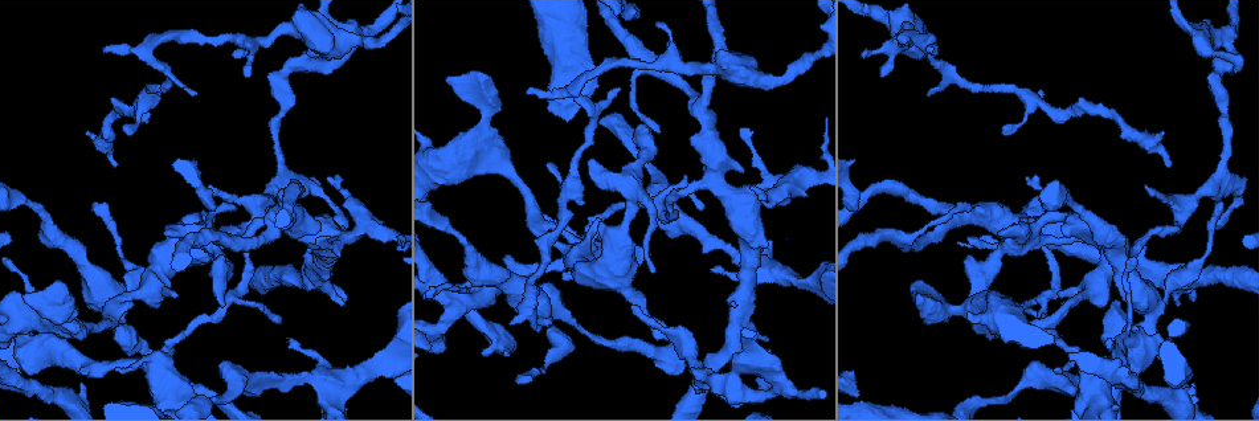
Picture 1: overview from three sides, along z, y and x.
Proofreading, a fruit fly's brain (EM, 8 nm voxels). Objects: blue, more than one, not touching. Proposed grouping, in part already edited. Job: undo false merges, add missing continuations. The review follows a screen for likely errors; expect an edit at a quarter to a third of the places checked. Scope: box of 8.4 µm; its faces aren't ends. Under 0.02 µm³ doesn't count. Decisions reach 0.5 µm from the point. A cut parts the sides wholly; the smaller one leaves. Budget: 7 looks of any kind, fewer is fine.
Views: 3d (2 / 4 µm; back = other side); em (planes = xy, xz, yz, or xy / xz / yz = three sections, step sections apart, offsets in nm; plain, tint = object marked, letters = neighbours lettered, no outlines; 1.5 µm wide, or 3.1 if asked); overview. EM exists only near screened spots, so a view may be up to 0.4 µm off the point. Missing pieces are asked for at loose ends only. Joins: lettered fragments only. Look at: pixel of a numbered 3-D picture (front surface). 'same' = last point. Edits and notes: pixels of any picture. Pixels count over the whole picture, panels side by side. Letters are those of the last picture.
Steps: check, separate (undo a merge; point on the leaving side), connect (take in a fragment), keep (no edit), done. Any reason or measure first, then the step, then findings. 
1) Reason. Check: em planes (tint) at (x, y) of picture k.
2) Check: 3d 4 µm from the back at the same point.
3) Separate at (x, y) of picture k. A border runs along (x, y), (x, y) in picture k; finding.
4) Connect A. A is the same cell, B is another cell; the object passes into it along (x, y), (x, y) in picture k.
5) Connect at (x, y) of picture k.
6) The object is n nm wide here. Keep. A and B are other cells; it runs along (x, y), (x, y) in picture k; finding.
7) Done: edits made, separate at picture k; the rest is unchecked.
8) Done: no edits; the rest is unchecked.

Branch stops here. Check: 3d 4 µm at (224, 306) of picture 1.

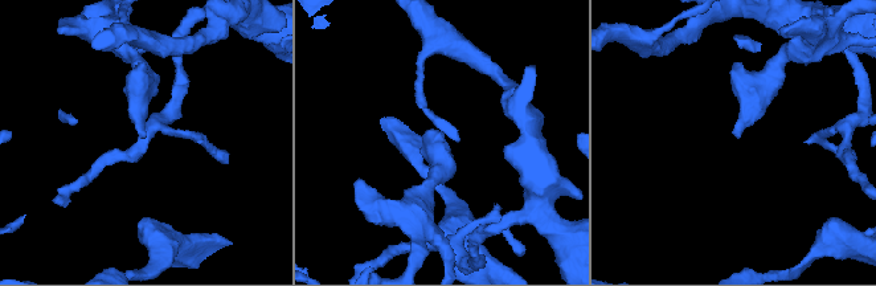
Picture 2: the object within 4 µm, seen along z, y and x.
Check: em planes (letters) at (736, 136) of picture 2.

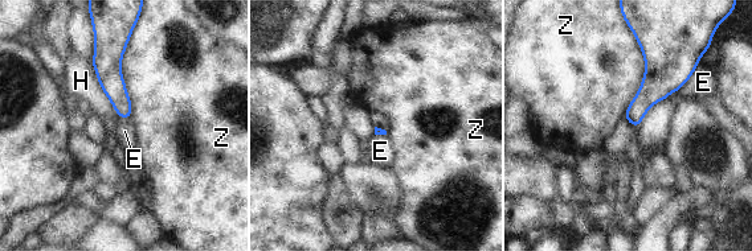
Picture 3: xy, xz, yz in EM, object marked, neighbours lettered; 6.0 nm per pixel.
The longest contact is with Z, 500 nm. Keep. E, H and Z are other cells; it runs along (105, 49), (110, 79), (127, 115) in picture 3; no lettered fragment goes on from it.

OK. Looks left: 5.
Long arm stops here. Check: 3d 2 µm at (94, 204) of picture 1.

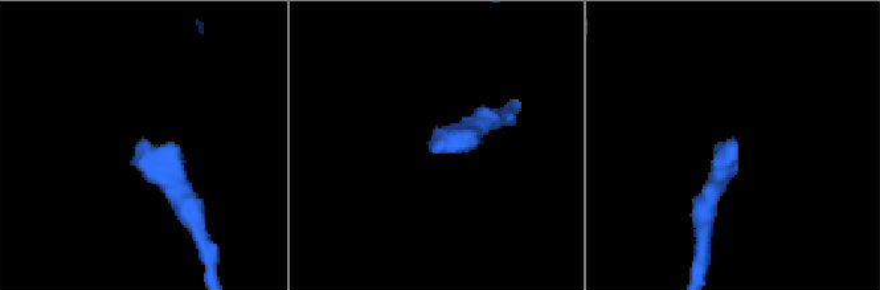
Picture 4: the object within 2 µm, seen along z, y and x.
Check: em xy step 8 (tint) at (439, 153) of picture 4.

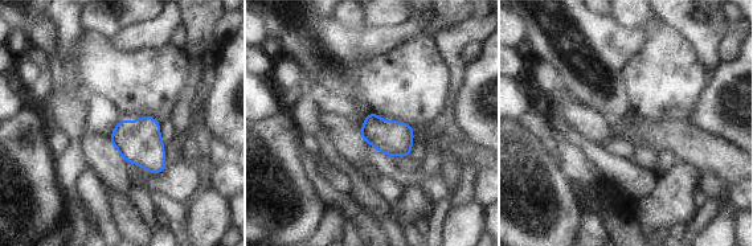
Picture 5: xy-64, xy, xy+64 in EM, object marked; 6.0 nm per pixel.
Cut it another way. Check: em planes (letters) at the same point.

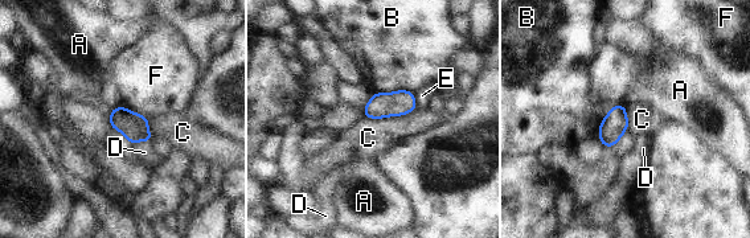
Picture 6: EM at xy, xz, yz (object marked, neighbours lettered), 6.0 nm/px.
Keep. A, B, C, D, E and F are other cells; none of them fits.

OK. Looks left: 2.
Abrupt turn. Check: 3d 2 µm at (569, 86) of picture 1.

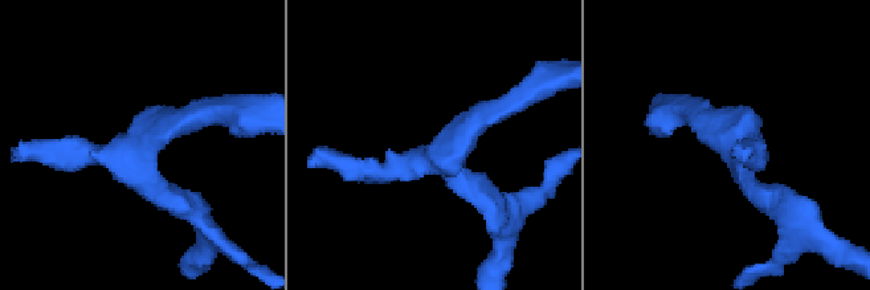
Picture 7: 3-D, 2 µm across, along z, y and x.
Now the EM. Check: em planes (letters) at (436, 150) of picture 7.

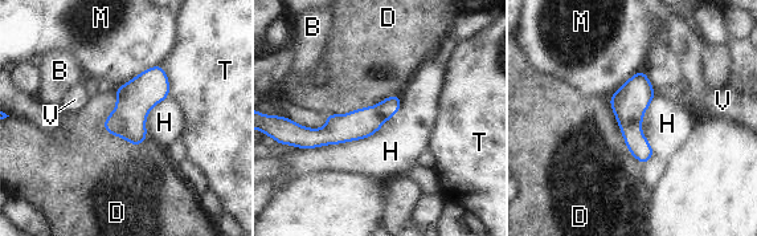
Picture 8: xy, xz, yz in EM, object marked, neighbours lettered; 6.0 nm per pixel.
Keep. B, D, H, M, T and V are other cells; it runs along (397, 100), (331, 134), (303, 130) in picture 8; continuous, no second cell.

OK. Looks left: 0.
Done: no edits; the rest is unchecked.

